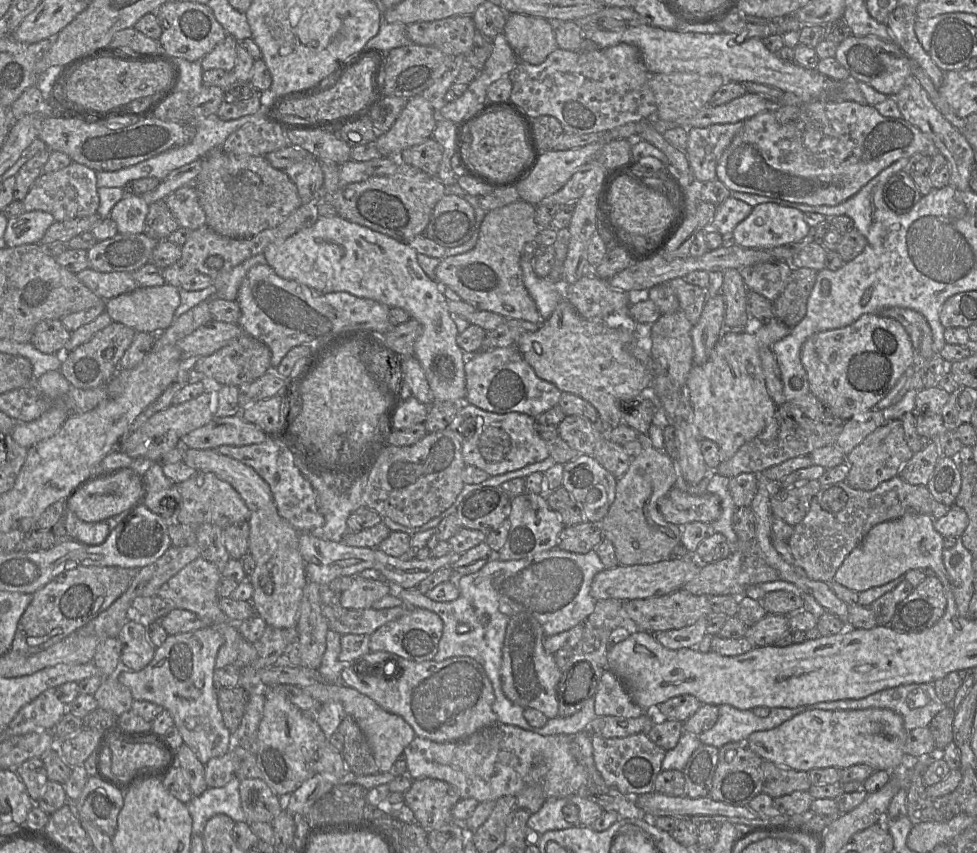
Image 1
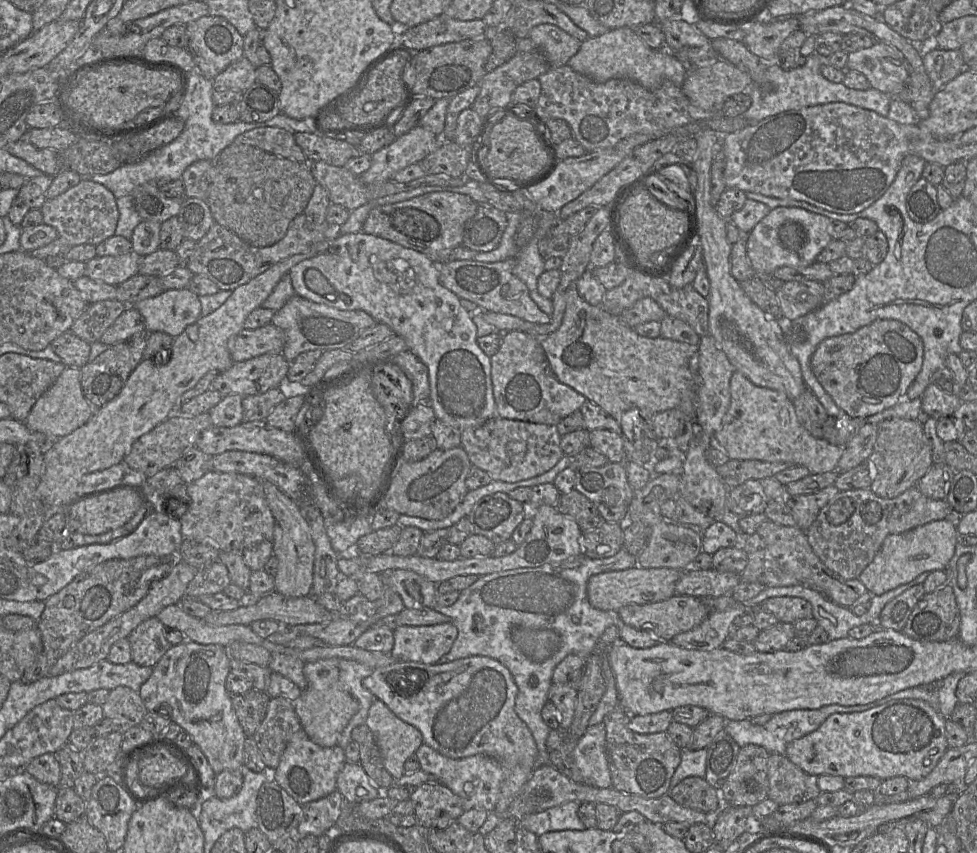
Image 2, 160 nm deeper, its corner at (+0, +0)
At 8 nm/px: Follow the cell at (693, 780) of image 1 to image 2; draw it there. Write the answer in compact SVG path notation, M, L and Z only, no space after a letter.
M722 731L706 748L706 774L704 779L719 790L734 769L740 746L725 731Z

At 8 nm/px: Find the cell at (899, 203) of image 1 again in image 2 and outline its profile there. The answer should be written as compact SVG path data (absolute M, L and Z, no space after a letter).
M921 177L909 191L906 198L909 217L917 223L928 223L942 211L934 185Z

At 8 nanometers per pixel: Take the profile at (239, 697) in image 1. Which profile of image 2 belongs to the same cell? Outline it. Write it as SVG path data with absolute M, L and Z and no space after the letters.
M251 689L231 695L232 705L247 737L253 737L265 719L271 697L265 691Z

